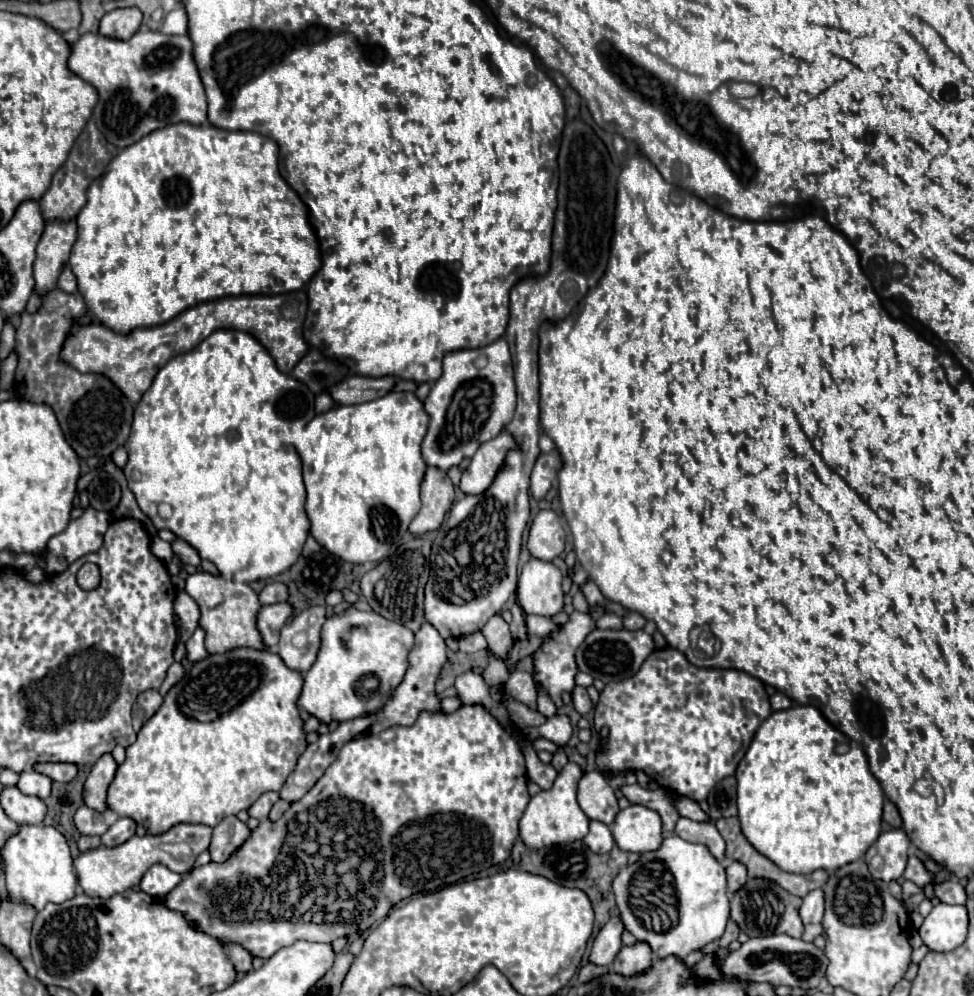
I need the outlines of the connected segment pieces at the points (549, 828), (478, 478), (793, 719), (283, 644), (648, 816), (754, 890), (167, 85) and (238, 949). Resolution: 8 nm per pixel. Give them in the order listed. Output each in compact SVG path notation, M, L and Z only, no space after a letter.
M567 762L559 772L557 780L553 782L553 786L549 790L541 790L531 798L523 818L519 820L519 838L527 848L535 850L551 844L575 842L589 832L589 818L577 804L577 784L581 776L583 776L581 766L575 762Z
M501 430L499 436L479 446L475 456L471 458L469 468L463 472L459 488L463 494L481 494L485 492L499 468L505 462L505 454L515 448L515 440L511 434Z
M797 704L789 710L773 712L755 732L735 778L739 820L745 838L785 872L811 874L819 868L841 868L865 856L867 848L879 838L883 790L869 772L865 750L857 740L851 740L841 730L837 732L815 706Z
M311 606L295 614L281 628L277 654L289 668L307 672L313 666L319 652L319 632L325 618L325 606Z
M639 804L619 810L611 824L611 832L615 844L625 852L649 852L663 842L659 814Z
M749 878L743 888L739 888L731 896L731 920L737 922L741 932L749 938L753 936L771 936L771 934L789 934L793 938L801 938L803 922L799 918L801 898L791 896L787 890L779 888L773 880Z
M137 32L129 42L111 40L101 34L85 34L73 44L73 52L69 58L69 68L89 82L99 92L99 102L93 110L93 120L103 136L115 144L117 148L127 148L147 136L157 128L165 128L167 124L189 122L189 124L205 124L207 122L207 100L205 90L193 62L193 44L187 36L167 36L161 32Z
M235 942L225 944L225 950L227 950L229 958L233 960L237 972L249 972L249 970L251 970L251 960L253 960L253 956L251 956L241 944L235 944Z

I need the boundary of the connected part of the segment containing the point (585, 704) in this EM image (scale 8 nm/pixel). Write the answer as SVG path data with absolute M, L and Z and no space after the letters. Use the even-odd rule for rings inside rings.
M577 686L577 688L573 690L573 706L575 706L575 710L577 710L581 716L585 716L585 714L593 708L591 698L589 698L589 694L587 694L585 688Z

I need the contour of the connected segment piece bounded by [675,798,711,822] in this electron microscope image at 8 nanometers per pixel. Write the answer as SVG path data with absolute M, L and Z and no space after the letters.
M679 798L679 802L675 804L675 808L679 810L681 816L691 818L691 820L695 820L695 822L707 822L707 820L711 820L711 818L699 808L699 804L697 804L695 800L689 800L689 798Z

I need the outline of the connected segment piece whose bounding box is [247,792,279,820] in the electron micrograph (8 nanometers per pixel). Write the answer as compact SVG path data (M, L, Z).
M267 792L267 794L263 794L247 812L249 812L249 816L259 818L259 820L261 820L261 818L267 818L271 806L273 806L277 800L279 800L279 794L277 794L277 792Z

